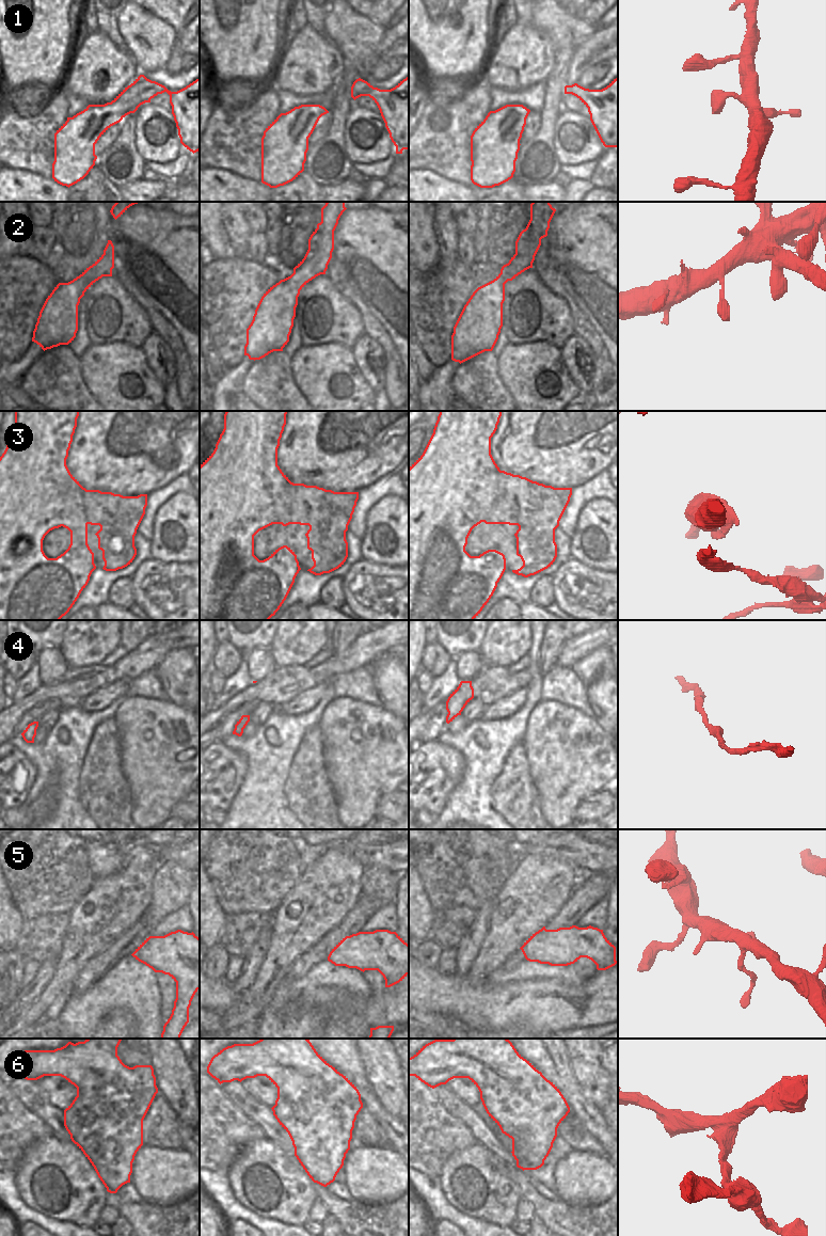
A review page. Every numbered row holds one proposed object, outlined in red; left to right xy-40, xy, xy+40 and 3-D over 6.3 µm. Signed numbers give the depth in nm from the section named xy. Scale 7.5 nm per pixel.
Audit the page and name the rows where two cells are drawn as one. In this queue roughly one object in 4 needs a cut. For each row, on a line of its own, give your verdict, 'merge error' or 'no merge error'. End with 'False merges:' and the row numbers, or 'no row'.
1: no merge error
2: no merge error
3: merge error
4: no merge error
5: no merge error
6: no merge error
False merges: 3

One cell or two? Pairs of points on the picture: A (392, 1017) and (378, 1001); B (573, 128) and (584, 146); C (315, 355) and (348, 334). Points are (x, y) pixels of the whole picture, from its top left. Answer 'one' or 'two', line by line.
A: one
B: one
C: two

